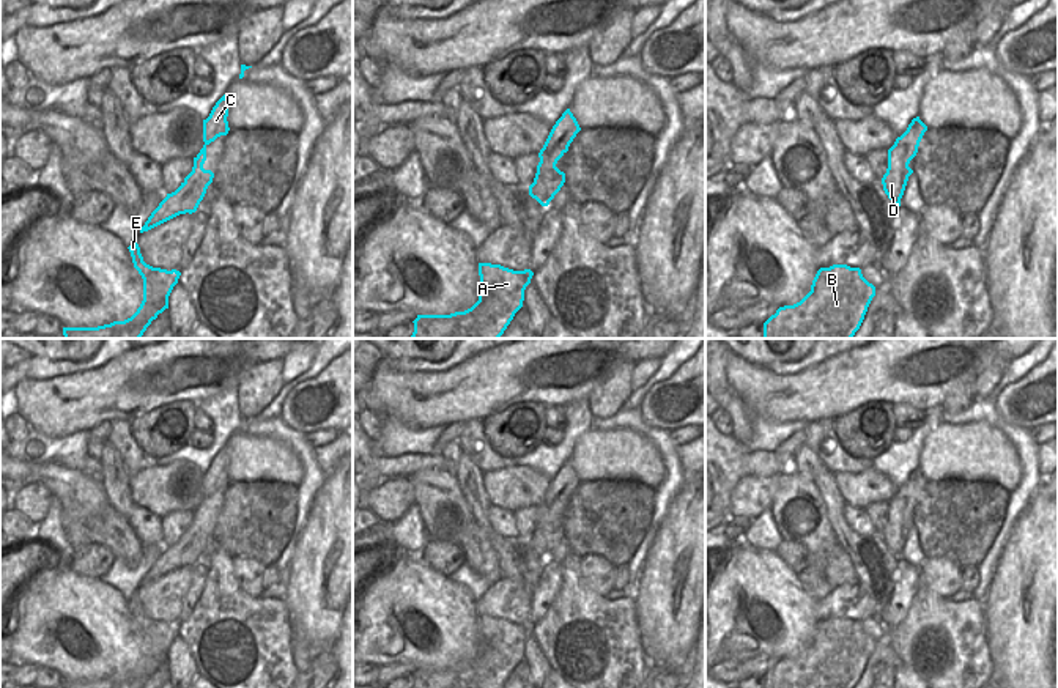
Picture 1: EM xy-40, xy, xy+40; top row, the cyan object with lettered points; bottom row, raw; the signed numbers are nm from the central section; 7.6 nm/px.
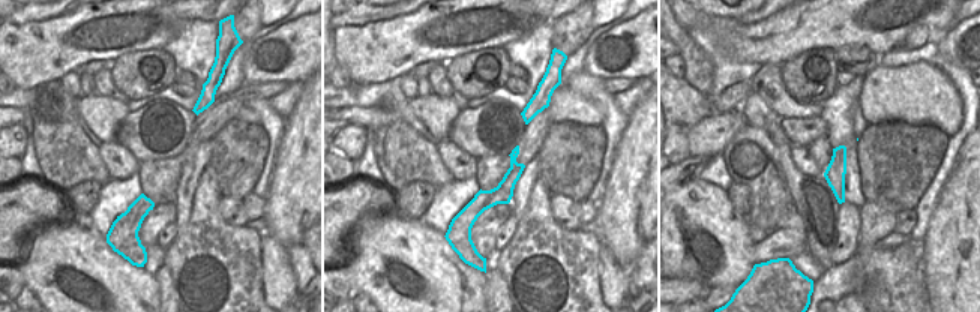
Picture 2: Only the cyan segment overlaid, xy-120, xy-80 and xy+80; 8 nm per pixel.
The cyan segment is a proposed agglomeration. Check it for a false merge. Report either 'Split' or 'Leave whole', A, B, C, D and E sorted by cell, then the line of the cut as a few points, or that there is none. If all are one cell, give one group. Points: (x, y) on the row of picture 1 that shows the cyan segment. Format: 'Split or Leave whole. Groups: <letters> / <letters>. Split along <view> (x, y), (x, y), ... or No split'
Split. Groups: A B E / C D. Split along xy (567, 142), (554, 145), (550, 153), (550, 166), (532, 184)

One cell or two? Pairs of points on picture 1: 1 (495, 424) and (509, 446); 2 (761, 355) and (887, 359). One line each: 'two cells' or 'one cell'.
1: one cell
2: two cells

